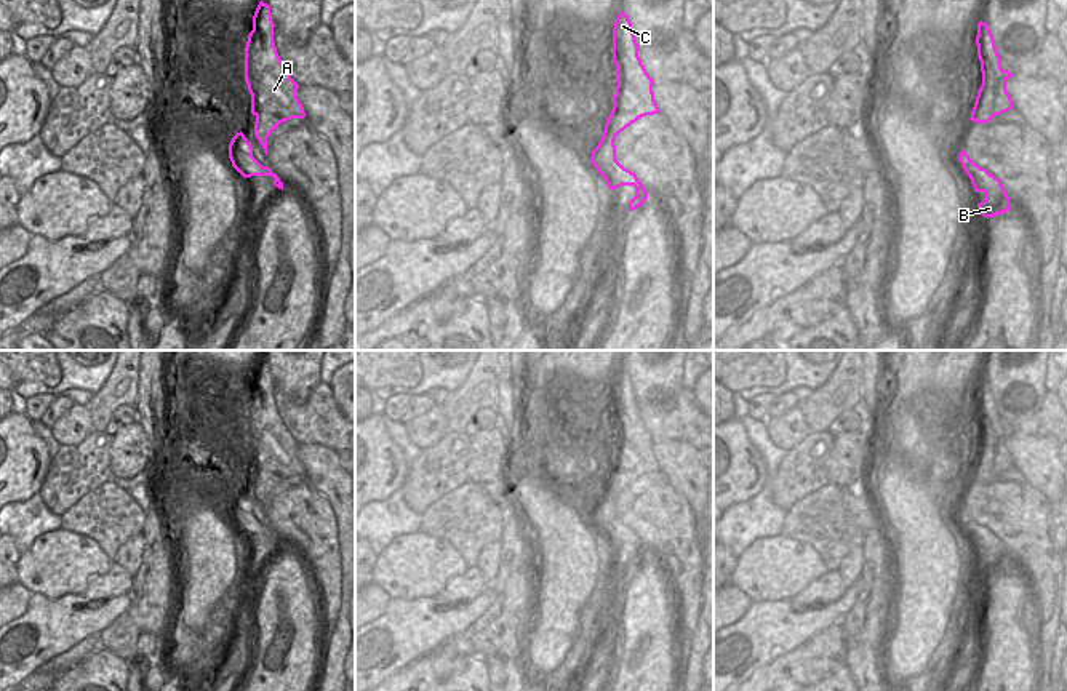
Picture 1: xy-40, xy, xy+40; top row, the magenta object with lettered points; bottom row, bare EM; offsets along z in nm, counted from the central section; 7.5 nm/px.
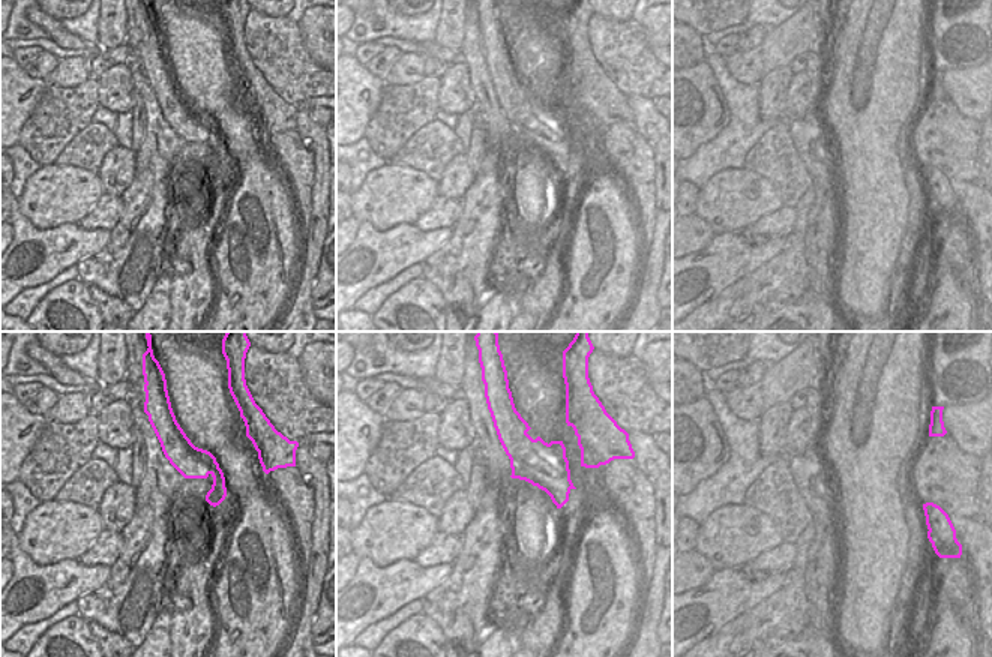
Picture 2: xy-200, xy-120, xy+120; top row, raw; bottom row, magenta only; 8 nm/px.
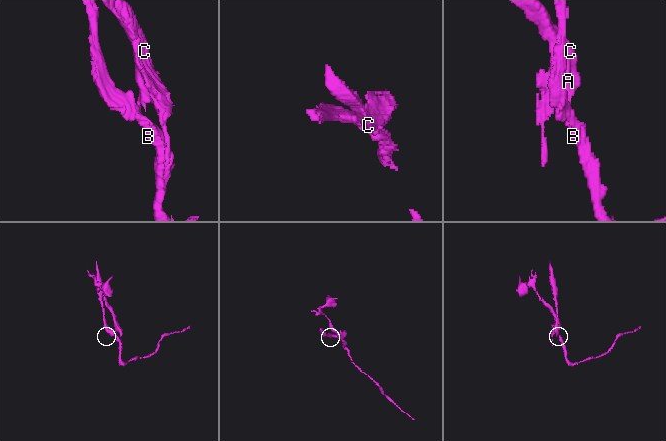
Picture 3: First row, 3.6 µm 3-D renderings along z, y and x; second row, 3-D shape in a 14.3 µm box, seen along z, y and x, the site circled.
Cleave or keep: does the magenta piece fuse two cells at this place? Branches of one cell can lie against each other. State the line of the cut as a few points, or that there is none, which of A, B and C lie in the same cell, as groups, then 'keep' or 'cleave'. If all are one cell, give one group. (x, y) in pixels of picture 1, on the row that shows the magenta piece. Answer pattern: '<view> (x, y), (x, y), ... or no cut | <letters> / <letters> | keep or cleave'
xy (603, 135), (615, 136) | A C / B | cleave

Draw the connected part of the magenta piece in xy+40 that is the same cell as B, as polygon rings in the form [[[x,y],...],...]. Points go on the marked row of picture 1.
[[[963,149],[958,160],[969,176],[974,192],[985,194],[985,200],[977,203],[981,214],[989,219],[1009,211],[1009,197],[1001,181],[990,174],[985,168],[976,165]]]

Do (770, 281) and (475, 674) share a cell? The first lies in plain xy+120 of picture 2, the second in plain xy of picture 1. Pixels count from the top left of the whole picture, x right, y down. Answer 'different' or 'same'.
different

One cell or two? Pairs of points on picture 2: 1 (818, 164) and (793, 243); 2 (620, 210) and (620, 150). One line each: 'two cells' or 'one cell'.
1: two cells
2: two cells

